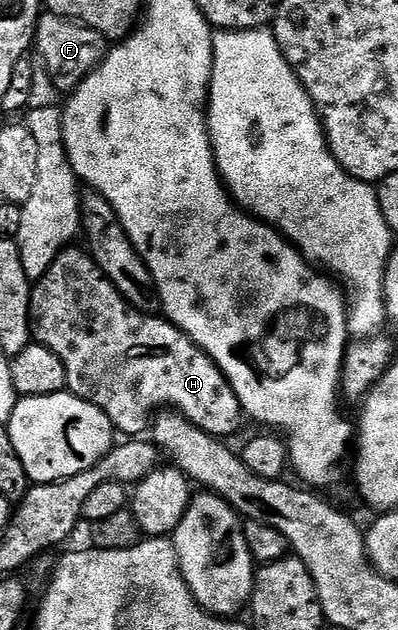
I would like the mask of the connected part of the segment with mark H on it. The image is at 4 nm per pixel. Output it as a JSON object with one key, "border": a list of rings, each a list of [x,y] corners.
{"border":[[[78,248],[65,249],[56,259],[56,263],[51,267],[49,273],[33,282],[30,291],[30,327],[33,340],[39,345],[48,346],[56,355],[60,355],[60,363],[64,363],[69,392],[75,393],[80,399],[84,399],[94,406],[100,407],[108,415],[110,424],[124,437],[139,436],[141,434],[139,433],[140,429],[149,430],[152,425],[152,416],[156,412],[163,409],[175,409],[184,414],[190,422],[200,426],[206,433],[213,433],[219,439],[230,439],[230,436],[241,427],[242,421],[244,422],[244,410],[240,399],[230,385],[230,381],[219,371],[218,364],[196,342],[190,340],[190,336],[183,333],[173,321],[162,315],[141,313],[136,307],[129,305],[124,299],[124,295],[114,286],[114,282],[106,278],[104,271],[99,269],[93,256],[85,248],[83,248],[84,250]]]}

